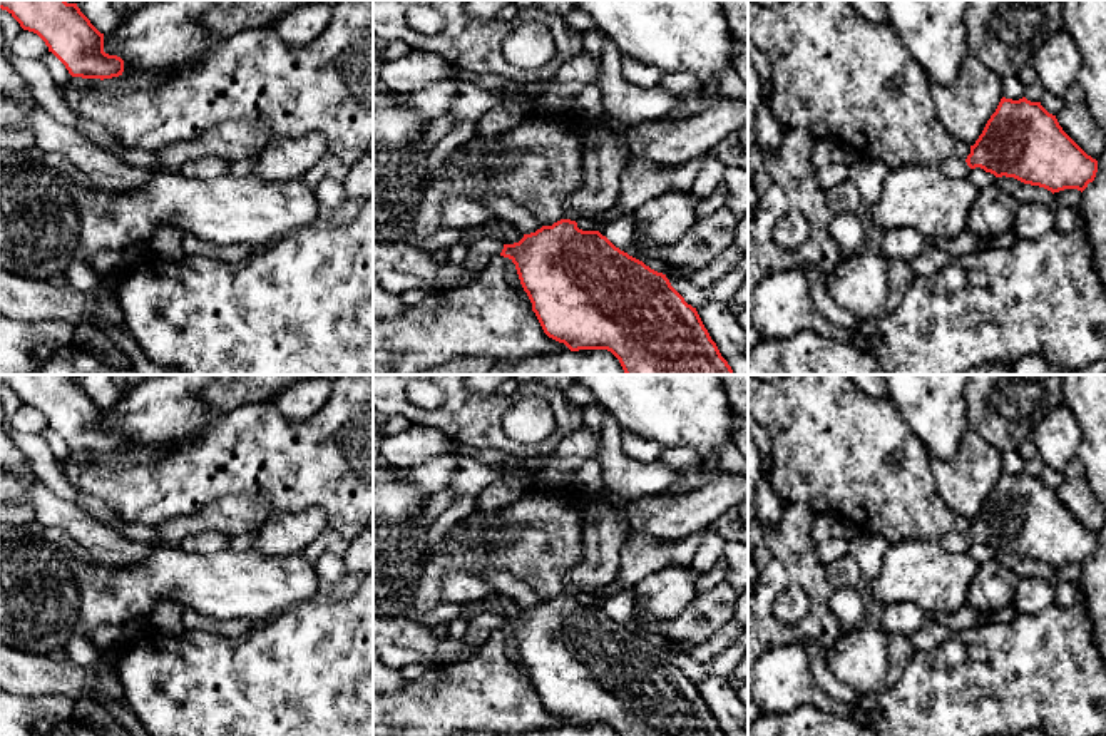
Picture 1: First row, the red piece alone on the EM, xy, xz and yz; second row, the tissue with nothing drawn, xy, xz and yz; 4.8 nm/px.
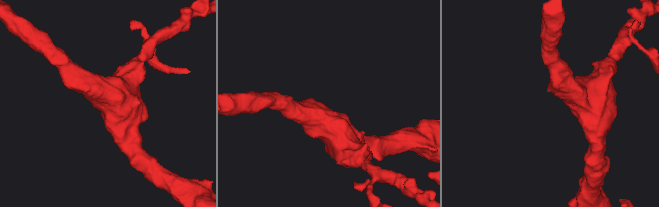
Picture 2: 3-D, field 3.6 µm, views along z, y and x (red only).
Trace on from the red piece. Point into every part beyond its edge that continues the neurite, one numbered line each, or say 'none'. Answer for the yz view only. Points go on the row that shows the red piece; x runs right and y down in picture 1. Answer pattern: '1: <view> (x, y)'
1: yz (954, 168)

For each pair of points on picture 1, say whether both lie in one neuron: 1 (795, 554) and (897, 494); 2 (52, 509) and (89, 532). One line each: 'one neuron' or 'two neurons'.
1: two neurons
2: one neuron

